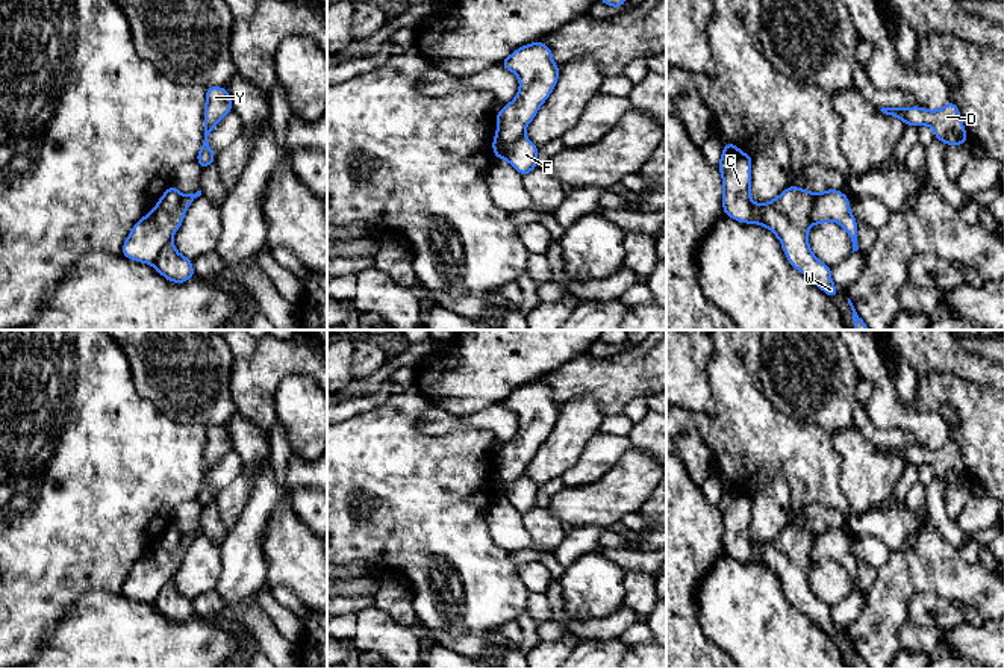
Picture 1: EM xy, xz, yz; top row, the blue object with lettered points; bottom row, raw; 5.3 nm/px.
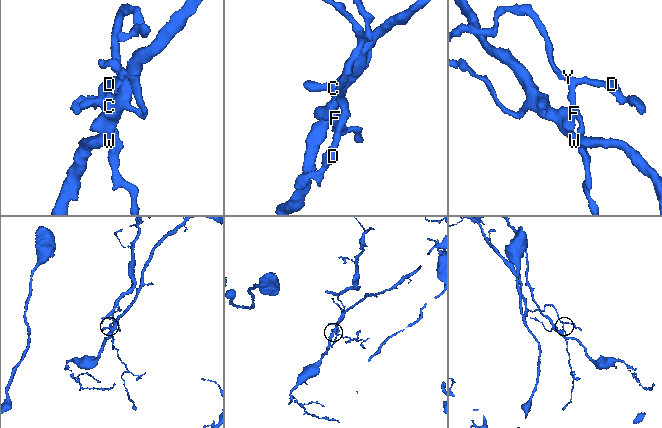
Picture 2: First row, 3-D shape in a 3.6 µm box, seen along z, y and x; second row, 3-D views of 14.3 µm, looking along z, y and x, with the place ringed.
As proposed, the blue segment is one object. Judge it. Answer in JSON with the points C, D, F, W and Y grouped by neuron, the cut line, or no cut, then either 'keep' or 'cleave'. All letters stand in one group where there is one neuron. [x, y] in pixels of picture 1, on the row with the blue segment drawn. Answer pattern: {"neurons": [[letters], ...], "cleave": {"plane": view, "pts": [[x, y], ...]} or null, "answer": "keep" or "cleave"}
{"neurons": [["C", "W"], ["D", "F", "Y"]], "cleave": {"plane": "xy", "pts": [[183, 196], [179, 206], [171, 212], [165, 212], [156, 205]]}, "answer": "cleave"}

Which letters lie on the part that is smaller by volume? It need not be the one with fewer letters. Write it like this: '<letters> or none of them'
D, F, Y

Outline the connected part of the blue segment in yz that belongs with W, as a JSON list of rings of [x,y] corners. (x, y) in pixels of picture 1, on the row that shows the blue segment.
[[[727,142],[718,170],[722,177],[722,209],[734,221],[769,229],[781,242],[787,262],[809,277],[830,298],[839,289],[831,282],[831,266],[822,263],[809,247],[809,227],[818,192],[787,186],[774,200],[757,204],[750,195],[753,156]]]

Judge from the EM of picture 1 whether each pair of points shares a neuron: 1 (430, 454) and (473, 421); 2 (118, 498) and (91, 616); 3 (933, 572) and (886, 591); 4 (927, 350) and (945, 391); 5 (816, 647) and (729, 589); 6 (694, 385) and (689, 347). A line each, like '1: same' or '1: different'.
1: different
2: different
3: same
4: different
5: same
6: same

